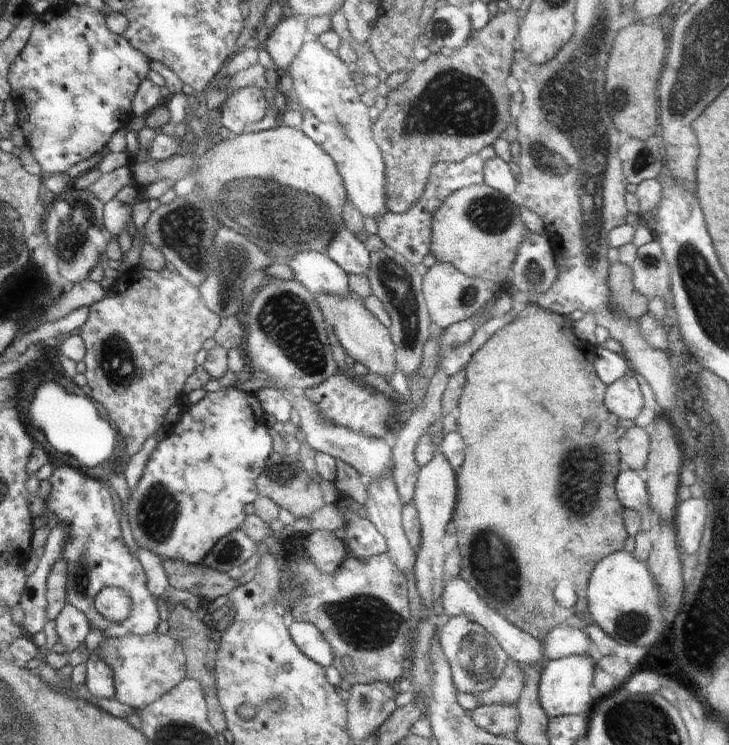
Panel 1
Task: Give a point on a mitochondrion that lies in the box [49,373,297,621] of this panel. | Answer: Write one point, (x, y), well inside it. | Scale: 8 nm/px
(160, 508)

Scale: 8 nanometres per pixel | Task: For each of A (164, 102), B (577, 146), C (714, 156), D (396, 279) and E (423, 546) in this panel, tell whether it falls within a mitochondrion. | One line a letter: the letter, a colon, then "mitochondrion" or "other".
A: other
B: mitochondrion
C: other
D: mitochondrion
E: other

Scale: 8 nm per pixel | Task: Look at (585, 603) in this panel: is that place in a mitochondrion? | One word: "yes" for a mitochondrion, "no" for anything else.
no

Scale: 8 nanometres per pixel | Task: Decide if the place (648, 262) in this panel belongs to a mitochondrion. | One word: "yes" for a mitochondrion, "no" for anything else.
yes

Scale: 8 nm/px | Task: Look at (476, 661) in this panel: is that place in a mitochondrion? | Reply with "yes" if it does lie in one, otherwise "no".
yes

